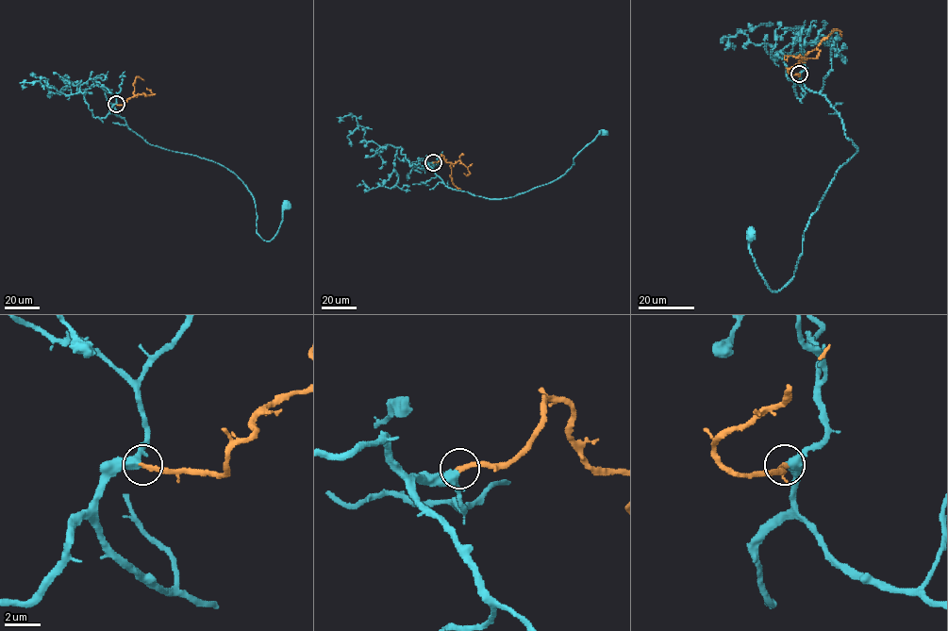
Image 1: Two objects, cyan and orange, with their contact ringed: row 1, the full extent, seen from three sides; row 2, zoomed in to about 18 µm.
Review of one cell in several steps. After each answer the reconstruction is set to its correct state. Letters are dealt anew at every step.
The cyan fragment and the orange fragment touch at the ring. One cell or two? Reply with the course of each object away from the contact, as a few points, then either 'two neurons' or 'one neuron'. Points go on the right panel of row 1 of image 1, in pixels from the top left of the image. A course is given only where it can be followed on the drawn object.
cyan via (799, 73), (839, 114), (857, 152), (809, 218), (793, 276), (779, 290), (763, 279), (749, 236) | orange via (798, 73), (790, 74), (788, 70), (835, 29), (841, 36) | one neuron

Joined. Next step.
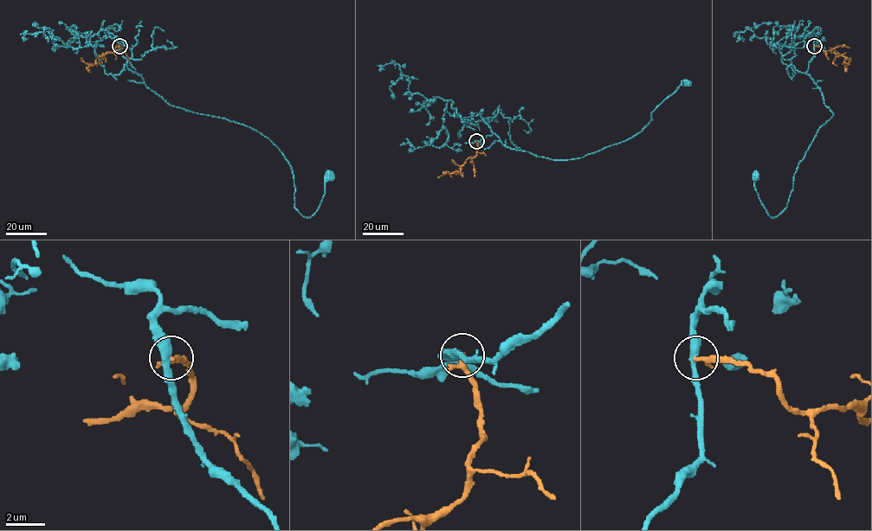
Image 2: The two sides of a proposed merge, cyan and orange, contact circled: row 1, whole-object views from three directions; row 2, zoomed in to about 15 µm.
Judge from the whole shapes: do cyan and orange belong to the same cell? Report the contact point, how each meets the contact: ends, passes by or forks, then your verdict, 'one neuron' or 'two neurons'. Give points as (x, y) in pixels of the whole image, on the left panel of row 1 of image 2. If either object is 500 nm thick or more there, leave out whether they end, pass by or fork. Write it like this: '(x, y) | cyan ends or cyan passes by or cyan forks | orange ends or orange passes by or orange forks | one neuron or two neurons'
(119, 46) | cyan passes by | orange ends | two neurons

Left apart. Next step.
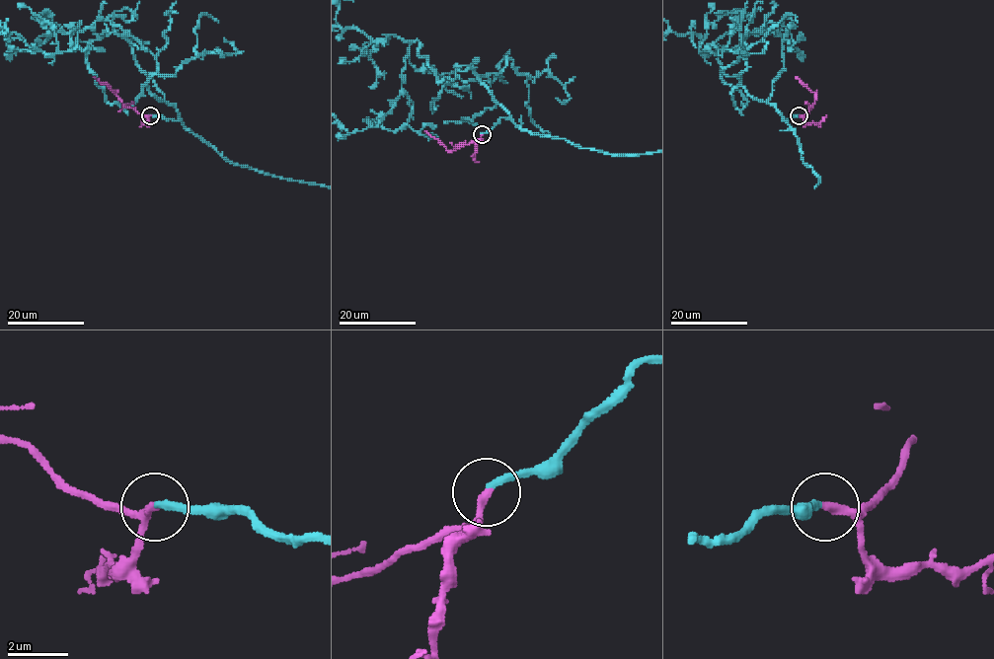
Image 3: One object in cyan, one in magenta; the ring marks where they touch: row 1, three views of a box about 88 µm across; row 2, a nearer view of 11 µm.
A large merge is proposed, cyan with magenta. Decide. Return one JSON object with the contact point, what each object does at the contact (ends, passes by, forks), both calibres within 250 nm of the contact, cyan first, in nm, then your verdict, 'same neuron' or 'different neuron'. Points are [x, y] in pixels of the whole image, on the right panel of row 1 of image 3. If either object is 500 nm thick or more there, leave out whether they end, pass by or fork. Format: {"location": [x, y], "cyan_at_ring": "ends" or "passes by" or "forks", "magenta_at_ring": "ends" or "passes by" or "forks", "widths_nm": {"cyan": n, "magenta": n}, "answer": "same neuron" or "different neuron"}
{"location": [799, 115], "cyan_at_ring": "ends", "magenta_at_ring": "ends", "widths_nm": {"cyan": 240, "magenta": 280}, "answer": "same neuron"}

